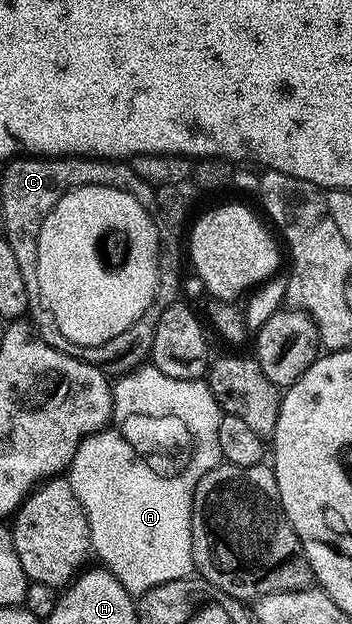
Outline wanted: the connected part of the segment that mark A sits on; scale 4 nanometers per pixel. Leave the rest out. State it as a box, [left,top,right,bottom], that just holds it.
[65,364,223,596]

